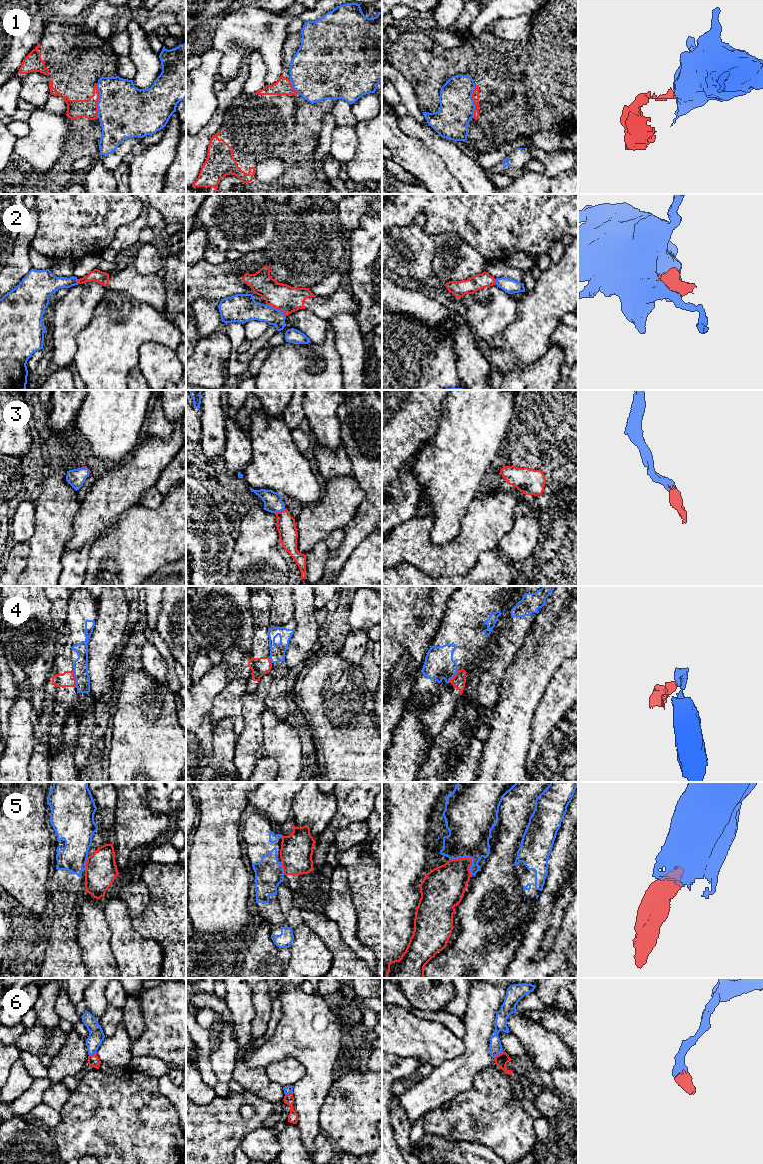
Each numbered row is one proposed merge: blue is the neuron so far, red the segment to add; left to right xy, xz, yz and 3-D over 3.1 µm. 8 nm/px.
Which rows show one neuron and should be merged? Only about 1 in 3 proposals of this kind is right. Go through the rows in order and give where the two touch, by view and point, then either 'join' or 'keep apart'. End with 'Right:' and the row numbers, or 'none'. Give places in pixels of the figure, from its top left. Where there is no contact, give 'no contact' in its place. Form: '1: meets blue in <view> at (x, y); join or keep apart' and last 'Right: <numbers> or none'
1: meets blue in xy at (98, 101); keep apart
2: meets blue in xz at (277, 309); keep apart
3: meets blue in xz at (279, 511); join
4: meets blue in xy at (75, 678); keep apart
5: meets blue in yz at (468, 857); keep apart
6: meets blue in yz at (498, 1054); join
Right: 3, 6

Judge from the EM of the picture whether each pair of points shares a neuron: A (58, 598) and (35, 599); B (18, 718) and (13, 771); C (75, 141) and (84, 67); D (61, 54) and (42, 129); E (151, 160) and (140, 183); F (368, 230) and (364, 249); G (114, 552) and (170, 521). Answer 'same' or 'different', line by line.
A: different
B: same
C: same
D: different
E: same
F: same
G: same

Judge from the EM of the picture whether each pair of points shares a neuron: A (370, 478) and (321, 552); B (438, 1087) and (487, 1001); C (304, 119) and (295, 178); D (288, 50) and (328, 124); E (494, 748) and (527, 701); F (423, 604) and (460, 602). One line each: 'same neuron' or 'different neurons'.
A: different neurons
B: same neuron
C: same neuron
D: different neurons
E: same neuron
F: different neurons

